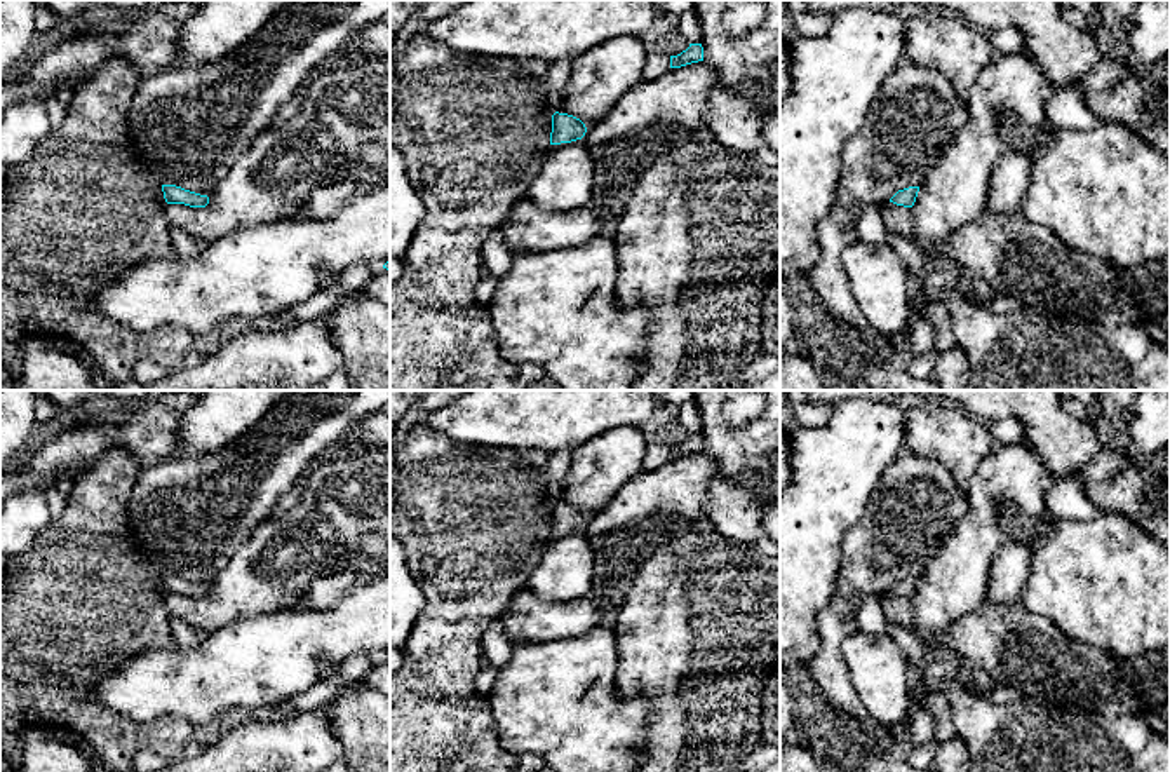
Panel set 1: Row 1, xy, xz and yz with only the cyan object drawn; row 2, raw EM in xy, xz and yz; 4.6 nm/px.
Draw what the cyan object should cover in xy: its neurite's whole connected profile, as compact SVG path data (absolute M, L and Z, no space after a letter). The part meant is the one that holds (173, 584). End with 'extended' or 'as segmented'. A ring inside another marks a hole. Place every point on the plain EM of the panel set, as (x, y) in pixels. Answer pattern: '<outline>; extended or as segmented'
M162 575L162 582L167 594L185 594L190 598L205 598L209 594L207 586L190 582L176 575Z; as segmented

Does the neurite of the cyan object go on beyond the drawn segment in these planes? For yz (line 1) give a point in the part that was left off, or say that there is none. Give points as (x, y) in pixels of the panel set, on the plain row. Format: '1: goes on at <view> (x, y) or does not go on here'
1: does not go on here

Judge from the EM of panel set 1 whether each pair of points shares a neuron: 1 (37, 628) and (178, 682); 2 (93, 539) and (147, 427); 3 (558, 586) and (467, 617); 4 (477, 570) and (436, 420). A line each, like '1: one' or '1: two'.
1: two
2: two
3: two
4: two

